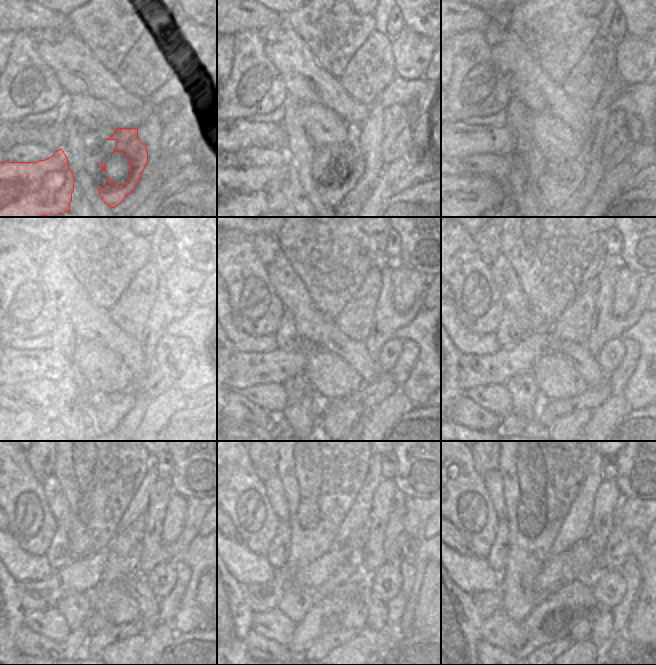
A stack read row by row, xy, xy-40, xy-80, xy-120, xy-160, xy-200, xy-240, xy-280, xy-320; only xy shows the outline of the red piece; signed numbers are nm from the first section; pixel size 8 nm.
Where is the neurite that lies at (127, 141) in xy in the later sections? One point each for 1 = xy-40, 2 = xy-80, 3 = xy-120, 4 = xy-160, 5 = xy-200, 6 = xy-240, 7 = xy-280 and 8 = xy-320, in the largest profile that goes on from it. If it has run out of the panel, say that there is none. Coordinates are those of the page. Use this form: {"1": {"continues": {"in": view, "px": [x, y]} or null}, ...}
{"1": {"continues": {"in": "xy-40", "px": [348, 167]}}, "2": {"continues": {"in": "xy-80", "px": [569, 175]}}, "3": {"continues": {"in": "xy-120", "px": [119, 403]}}, "4": {"continues": {"in": "xy-160", "px": [344, 420]}}, "5": {"continues": {"in": "xy-200", "px": [578, 420]}}, "6": {"continues": {"in": "xy-240", "px": [134, 644]}}, "7": {"continues": {"in": "xy-280", "px": [365, 644]}}, "8": {"continues": {"in": "xy-320", "px": [587, 644]}}}

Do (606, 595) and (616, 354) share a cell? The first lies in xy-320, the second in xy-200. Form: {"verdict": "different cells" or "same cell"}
{"verdict": "same cell"}

